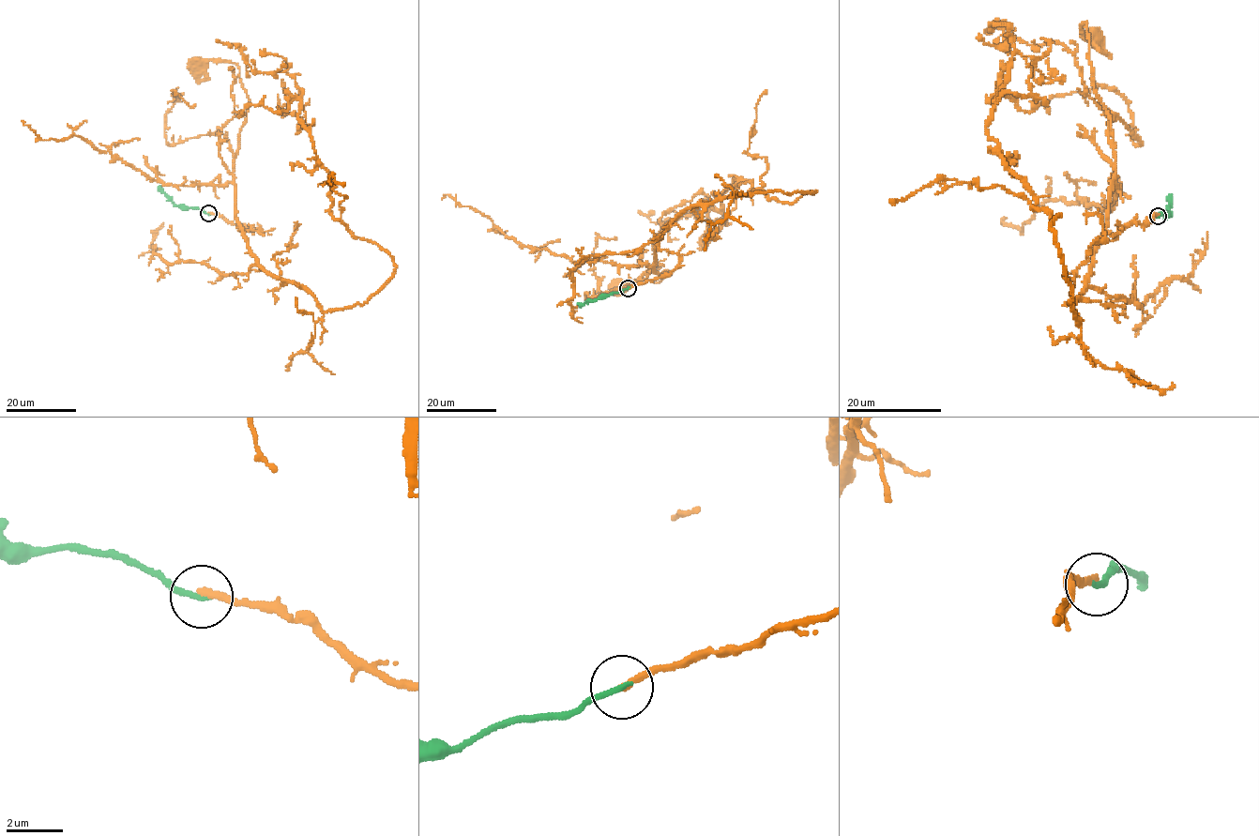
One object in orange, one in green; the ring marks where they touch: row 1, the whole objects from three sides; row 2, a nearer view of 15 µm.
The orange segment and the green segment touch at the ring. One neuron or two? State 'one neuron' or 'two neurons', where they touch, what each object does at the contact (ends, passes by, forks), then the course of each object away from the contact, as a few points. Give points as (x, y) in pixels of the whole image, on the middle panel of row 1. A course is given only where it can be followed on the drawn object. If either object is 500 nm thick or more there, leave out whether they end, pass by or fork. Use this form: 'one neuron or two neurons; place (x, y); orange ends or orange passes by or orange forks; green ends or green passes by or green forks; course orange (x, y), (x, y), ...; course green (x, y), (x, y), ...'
two neurons; place (628, 288); orange ends; green ends; course orange (629, 288), (670, 274), (680, 258), (658, 245), (653, 271), (670, 275), (657, 282), (629, 280), (616, 290); course green (629, 288), (579, 305)

